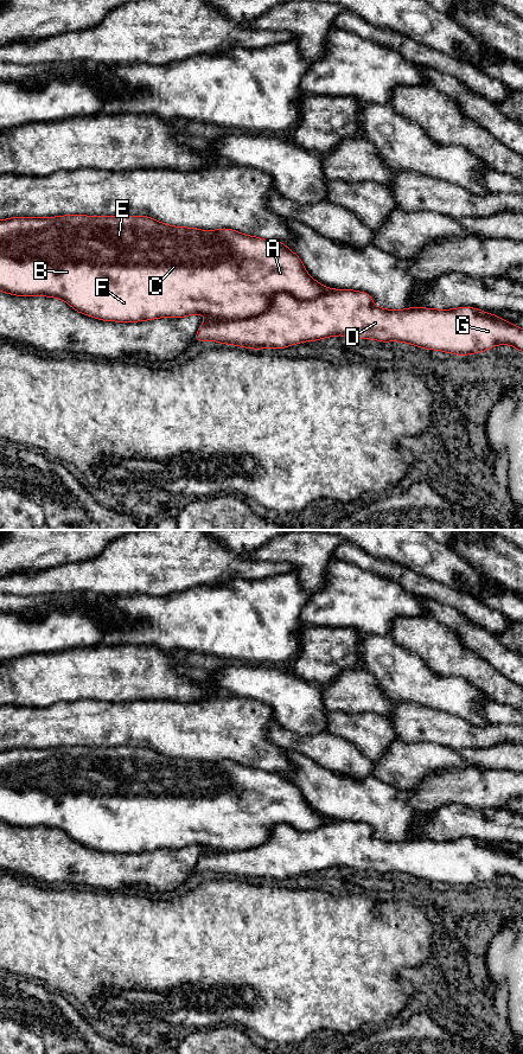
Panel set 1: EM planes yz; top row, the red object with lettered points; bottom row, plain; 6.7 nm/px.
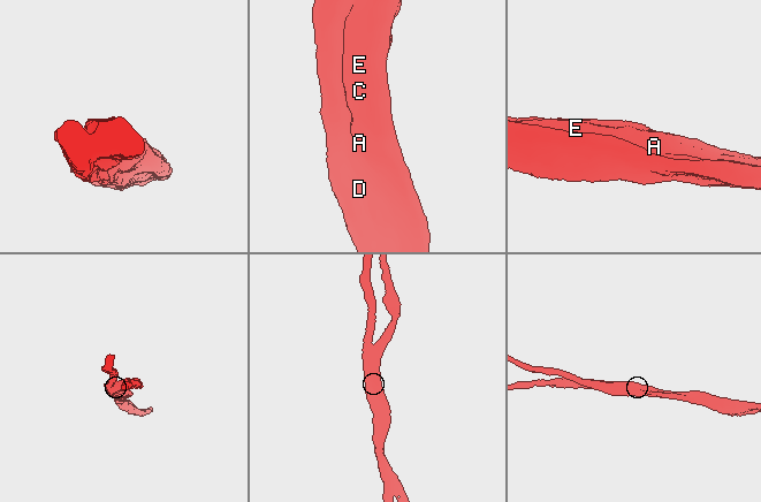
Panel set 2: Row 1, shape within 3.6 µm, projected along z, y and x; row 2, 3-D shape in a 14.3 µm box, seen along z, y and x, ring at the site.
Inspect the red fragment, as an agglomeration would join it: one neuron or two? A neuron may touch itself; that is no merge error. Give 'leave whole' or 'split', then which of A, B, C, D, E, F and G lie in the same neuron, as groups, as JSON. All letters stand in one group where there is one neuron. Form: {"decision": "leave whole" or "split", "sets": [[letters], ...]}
{"decision": "split", "sets": [["A", "B", "C", "E", "F"], ["D", "G"]]}

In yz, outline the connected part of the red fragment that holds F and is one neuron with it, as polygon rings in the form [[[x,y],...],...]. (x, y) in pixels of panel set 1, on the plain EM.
[[[82,747],[58,748],[12,748],[0,752],[0,822],[19,828],[51,828],[68,833],[78,844],[120,854],[134,854],[159,850],[161,848],[181,849],[203,845],[211,851],[240,851],[259,847],[267,842],[278,824],[288,824],[298,831],[312,831],[325,825],[327,819],[313,811],[301,791],[285,774],[266,772],[255,767],[240,765],[232,760],[204,762],[193,759],[171,758],[146,747]]]

